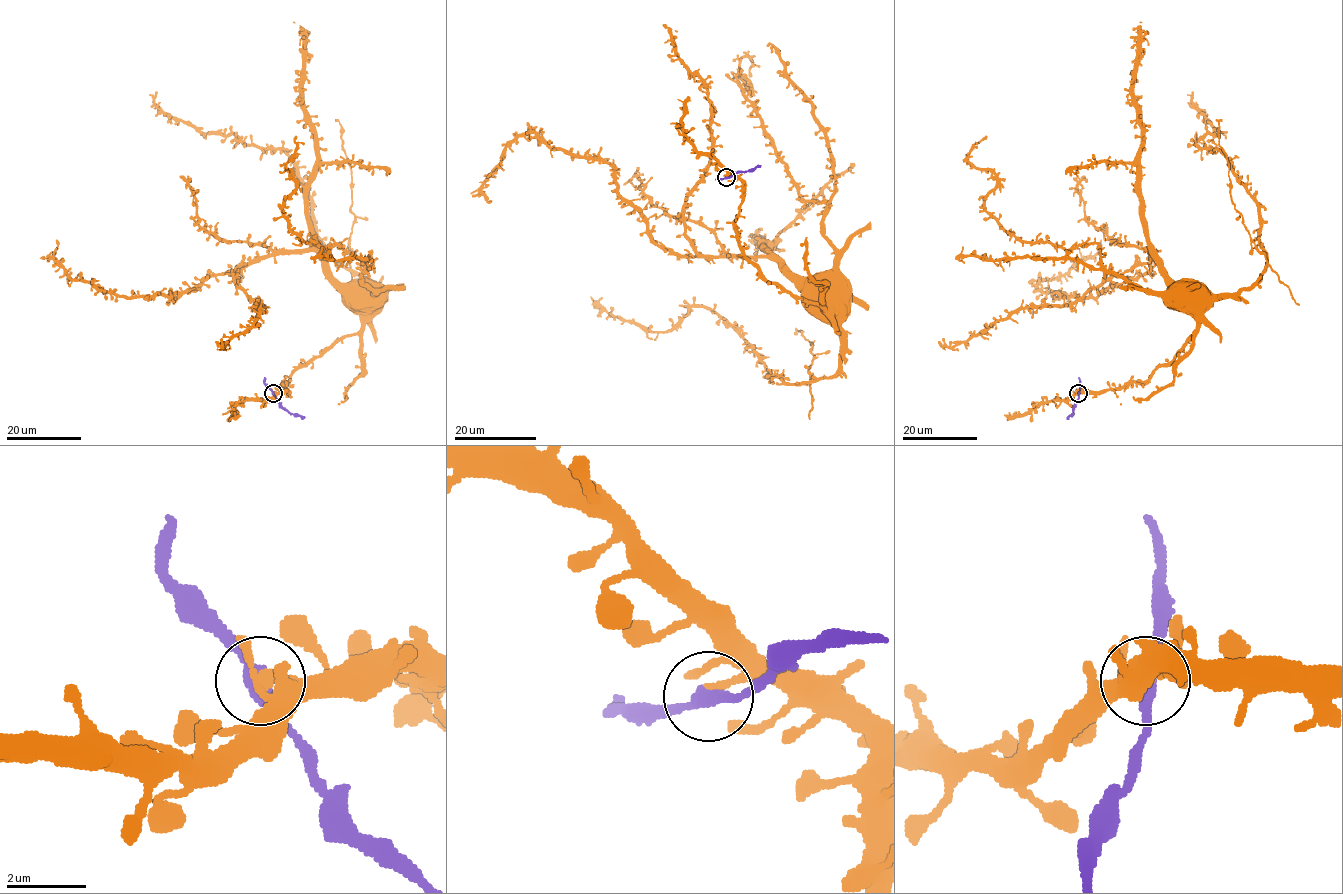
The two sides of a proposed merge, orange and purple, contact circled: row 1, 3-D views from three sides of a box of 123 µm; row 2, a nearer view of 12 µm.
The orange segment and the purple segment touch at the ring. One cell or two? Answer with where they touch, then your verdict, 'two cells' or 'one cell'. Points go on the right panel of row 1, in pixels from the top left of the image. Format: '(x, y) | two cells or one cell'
(1078, 393) | two cells

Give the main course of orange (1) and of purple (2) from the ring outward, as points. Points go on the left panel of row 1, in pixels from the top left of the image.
1: (273, 393), (288, 393), (282, 388), (284, 383), (300, 366), (354, 335), (377, 307), (373, 295)
2: (273, 393), (289, 412), (304, 417)

